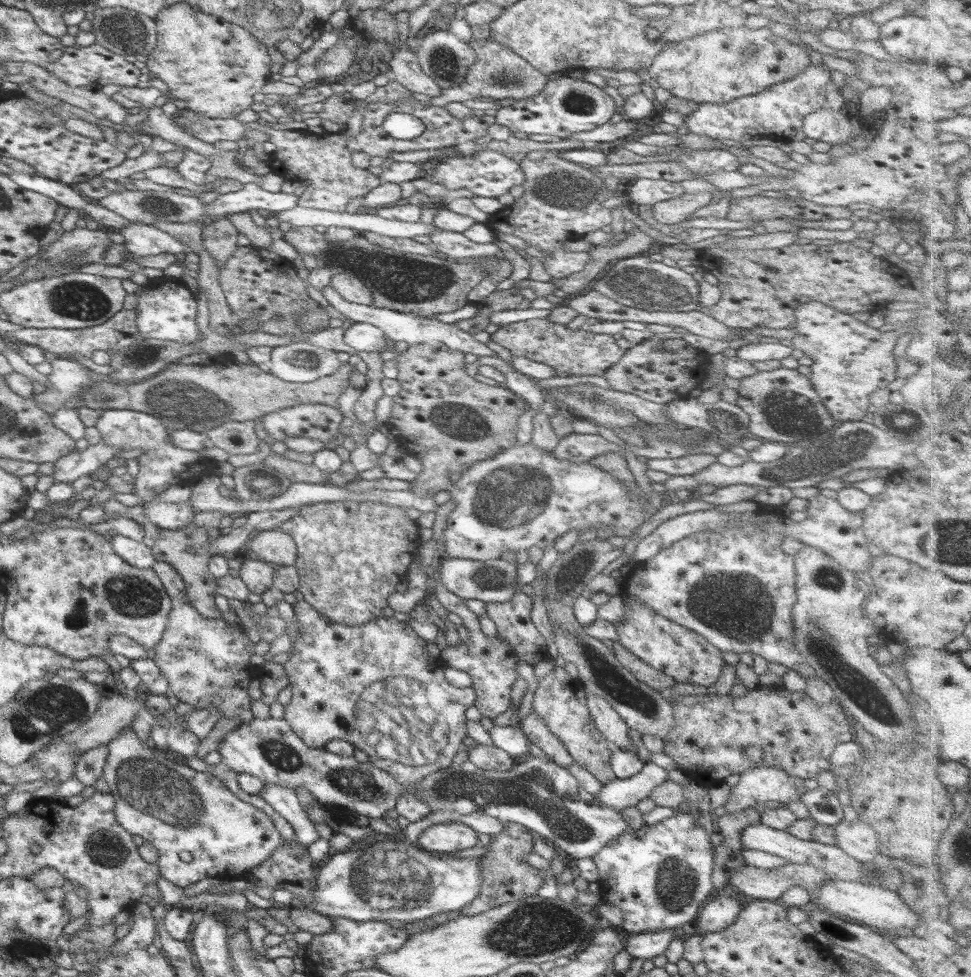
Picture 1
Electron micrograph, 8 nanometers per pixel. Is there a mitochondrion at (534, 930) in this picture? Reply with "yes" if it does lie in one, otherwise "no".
yes

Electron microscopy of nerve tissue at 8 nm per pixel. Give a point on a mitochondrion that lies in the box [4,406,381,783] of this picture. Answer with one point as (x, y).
(50, 708)

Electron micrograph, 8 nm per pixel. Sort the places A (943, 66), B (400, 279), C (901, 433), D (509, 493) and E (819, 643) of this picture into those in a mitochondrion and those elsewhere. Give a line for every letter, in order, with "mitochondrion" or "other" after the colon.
A: other
B: mitochondrion
C: mitochondrion
D: mitochondrion
E: mitochondrion

